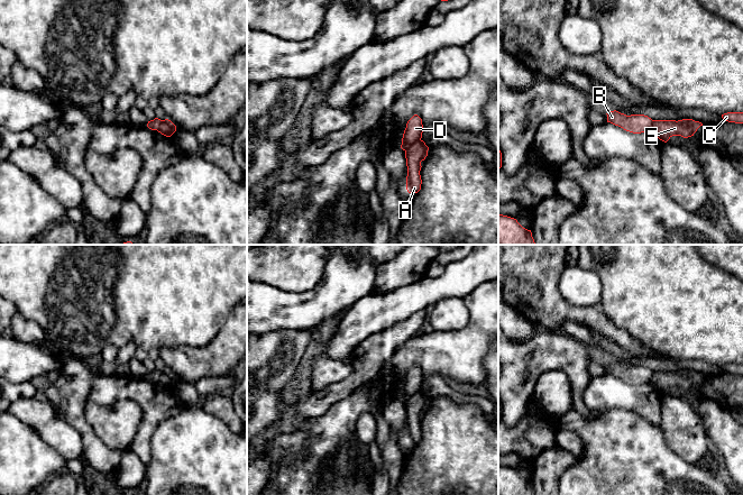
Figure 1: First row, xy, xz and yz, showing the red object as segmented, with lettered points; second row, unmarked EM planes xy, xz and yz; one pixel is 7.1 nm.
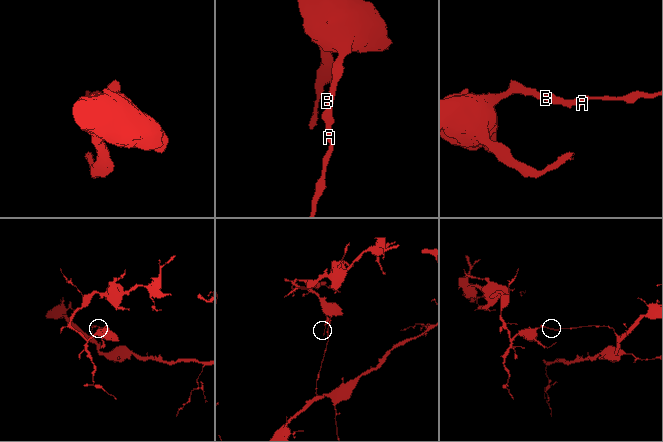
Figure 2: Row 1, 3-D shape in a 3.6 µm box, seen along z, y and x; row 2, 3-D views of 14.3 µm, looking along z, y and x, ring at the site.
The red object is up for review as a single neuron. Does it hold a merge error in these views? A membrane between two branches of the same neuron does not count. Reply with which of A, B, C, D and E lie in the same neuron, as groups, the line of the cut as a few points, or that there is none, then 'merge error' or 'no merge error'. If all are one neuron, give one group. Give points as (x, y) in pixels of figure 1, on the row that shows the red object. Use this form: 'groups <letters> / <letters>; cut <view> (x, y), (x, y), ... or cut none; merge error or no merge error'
groups A C E / B D; cut xz (420, 138), (405, 150); merge error

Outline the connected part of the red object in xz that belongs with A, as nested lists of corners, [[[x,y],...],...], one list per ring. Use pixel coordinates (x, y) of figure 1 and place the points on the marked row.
[[[418,140],[405,150],[407,176],[406,190],[409,193],[418,193],[421,190],[421,162],[428,156],[429,147],[423,140]]]

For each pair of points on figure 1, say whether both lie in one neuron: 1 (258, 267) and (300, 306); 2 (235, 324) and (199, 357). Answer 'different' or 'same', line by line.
1: different
2: same

